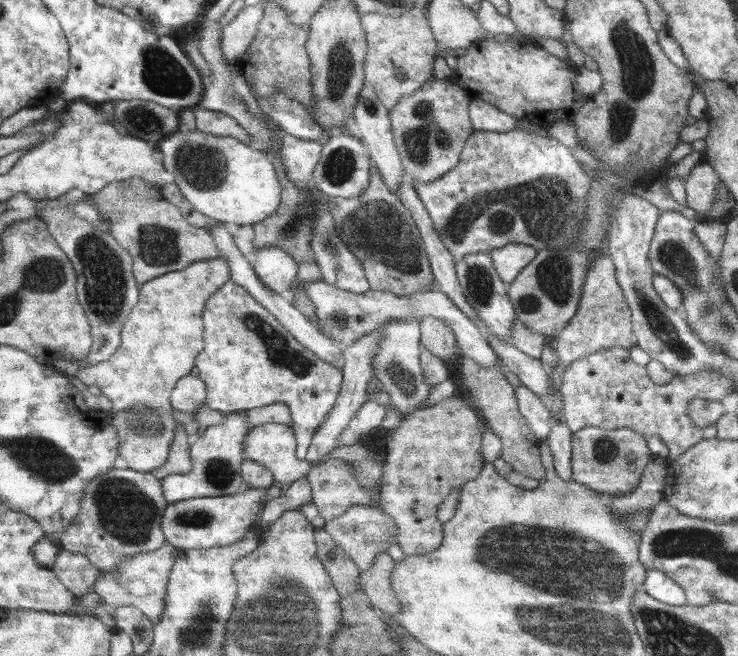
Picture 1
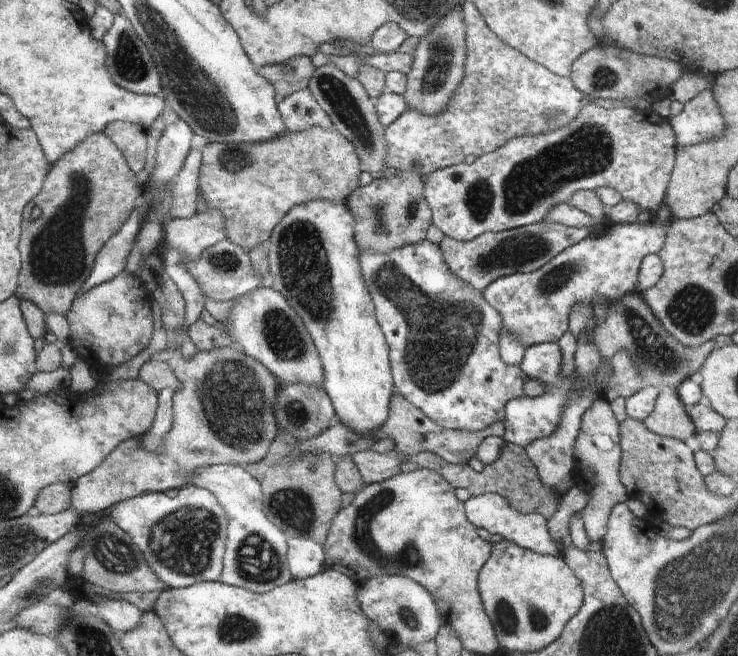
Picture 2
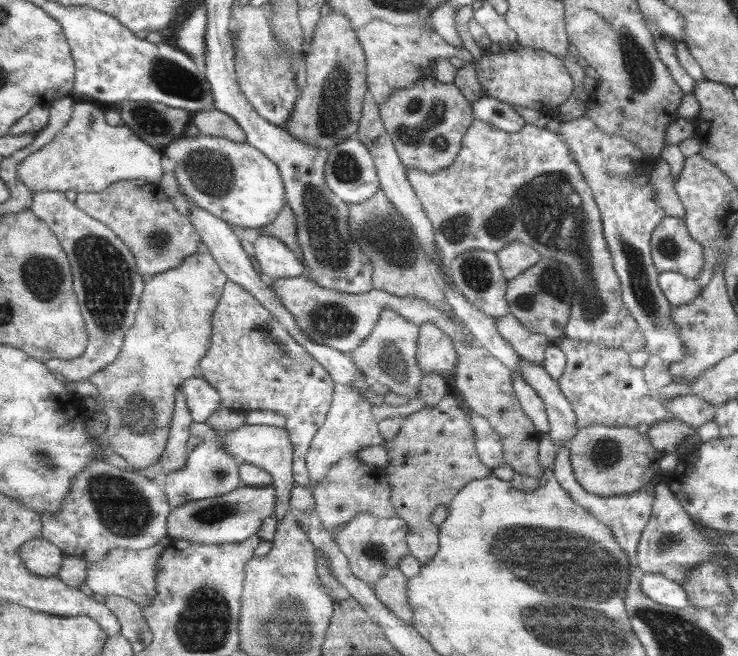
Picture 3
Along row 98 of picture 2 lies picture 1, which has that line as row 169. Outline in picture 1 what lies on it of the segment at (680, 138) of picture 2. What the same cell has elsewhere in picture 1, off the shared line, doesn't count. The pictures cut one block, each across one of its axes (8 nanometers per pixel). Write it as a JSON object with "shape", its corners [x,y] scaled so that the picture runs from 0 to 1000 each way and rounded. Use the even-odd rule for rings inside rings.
{"shape":[[[954,242],[946,245],[946,250],[938,256],[928,277],[930,309],[932,317],[943,322],[947,329],[946,337],[959,337],[959,322],[965,309],[970,306],[970,288],[976,285],[976,271],[965,253],[955,248]]]}

